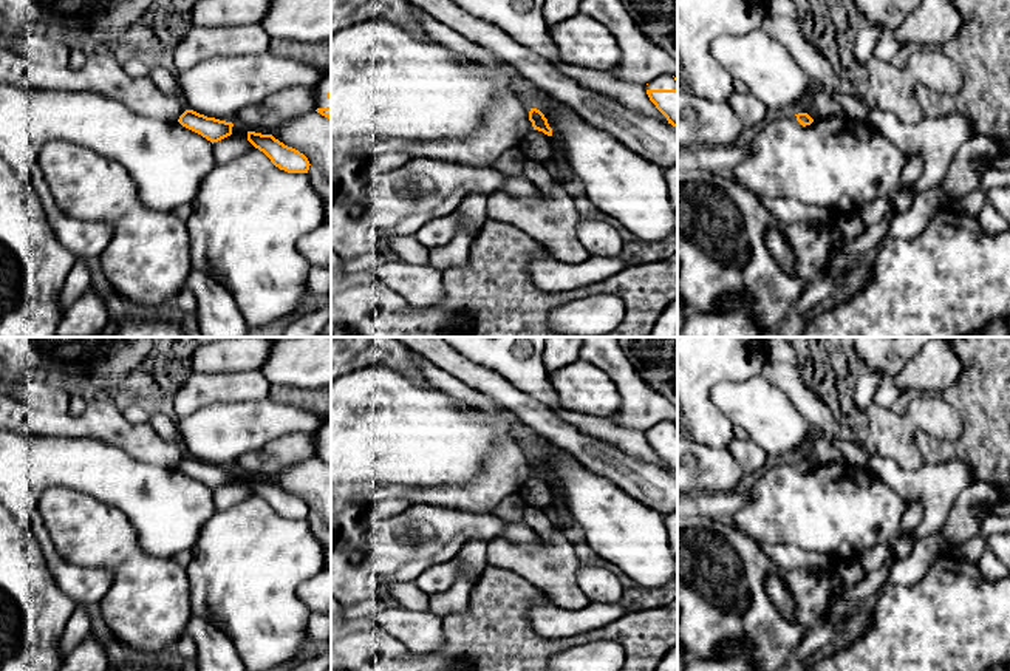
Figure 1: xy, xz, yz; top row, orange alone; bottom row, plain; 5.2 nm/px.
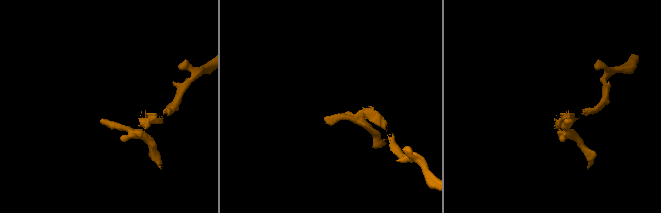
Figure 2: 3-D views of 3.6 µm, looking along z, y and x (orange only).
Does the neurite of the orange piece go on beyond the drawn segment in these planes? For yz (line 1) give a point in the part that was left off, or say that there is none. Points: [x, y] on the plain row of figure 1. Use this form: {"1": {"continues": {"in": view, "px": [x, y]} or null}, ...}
{"1": {"continues": null}}

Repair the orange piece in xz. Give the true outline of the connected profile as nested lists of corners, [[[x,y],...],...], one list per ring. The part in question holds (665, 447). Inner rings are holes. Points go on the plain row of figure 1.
[[[664,421],[645,433],[650,447],[667,464],[668,470],[677,475],[677,425],[671,421]]]

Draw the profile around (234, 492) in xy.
[[[235,470],[230,482],[212,490],[213,504],[218,510],[229,509],[251,495],[255,493],[247,487],[247,476]]]

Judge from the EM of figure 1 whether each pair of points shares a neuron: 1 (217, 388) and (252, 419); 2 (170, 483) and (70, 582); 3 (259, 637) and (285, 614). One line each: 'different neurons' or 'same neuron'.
1: different neurons
2: same neuron
3: same neuron

